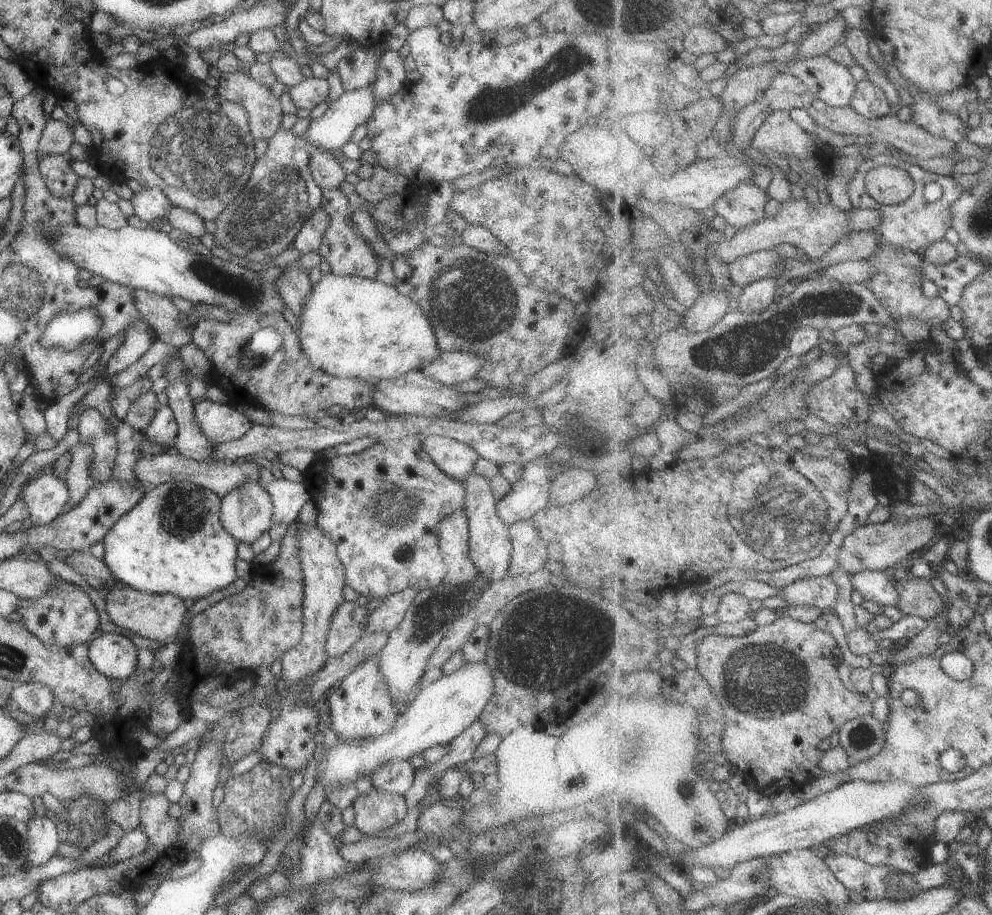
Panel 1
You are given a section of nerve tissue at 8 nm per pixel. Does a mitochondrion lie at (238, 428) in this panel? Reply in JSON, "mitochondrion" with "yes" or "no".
{"mitochondrion":"no"}

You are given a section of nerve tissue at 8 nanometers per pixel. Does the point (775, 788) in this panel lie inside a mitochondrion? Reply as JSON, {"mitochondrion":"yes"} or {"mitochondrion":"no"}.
{"mitochondrion":"no"}

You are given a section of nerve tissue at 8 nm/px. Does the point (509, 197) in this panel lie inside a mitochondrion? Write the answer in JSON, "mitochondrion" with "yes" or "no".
{"mitochondrion":"no"}

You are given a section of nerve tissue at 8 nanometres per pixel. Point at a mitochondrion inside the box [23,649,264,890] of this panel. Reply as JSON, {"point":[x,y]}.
{"point":[87,821]}

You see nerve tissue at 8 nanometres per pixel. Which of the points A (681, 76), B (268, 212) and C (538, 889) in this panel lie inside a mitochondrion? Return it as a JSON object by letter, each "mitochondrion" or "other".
{"A":"other","B":"mitochondrion","C":"mitochondrion"}

